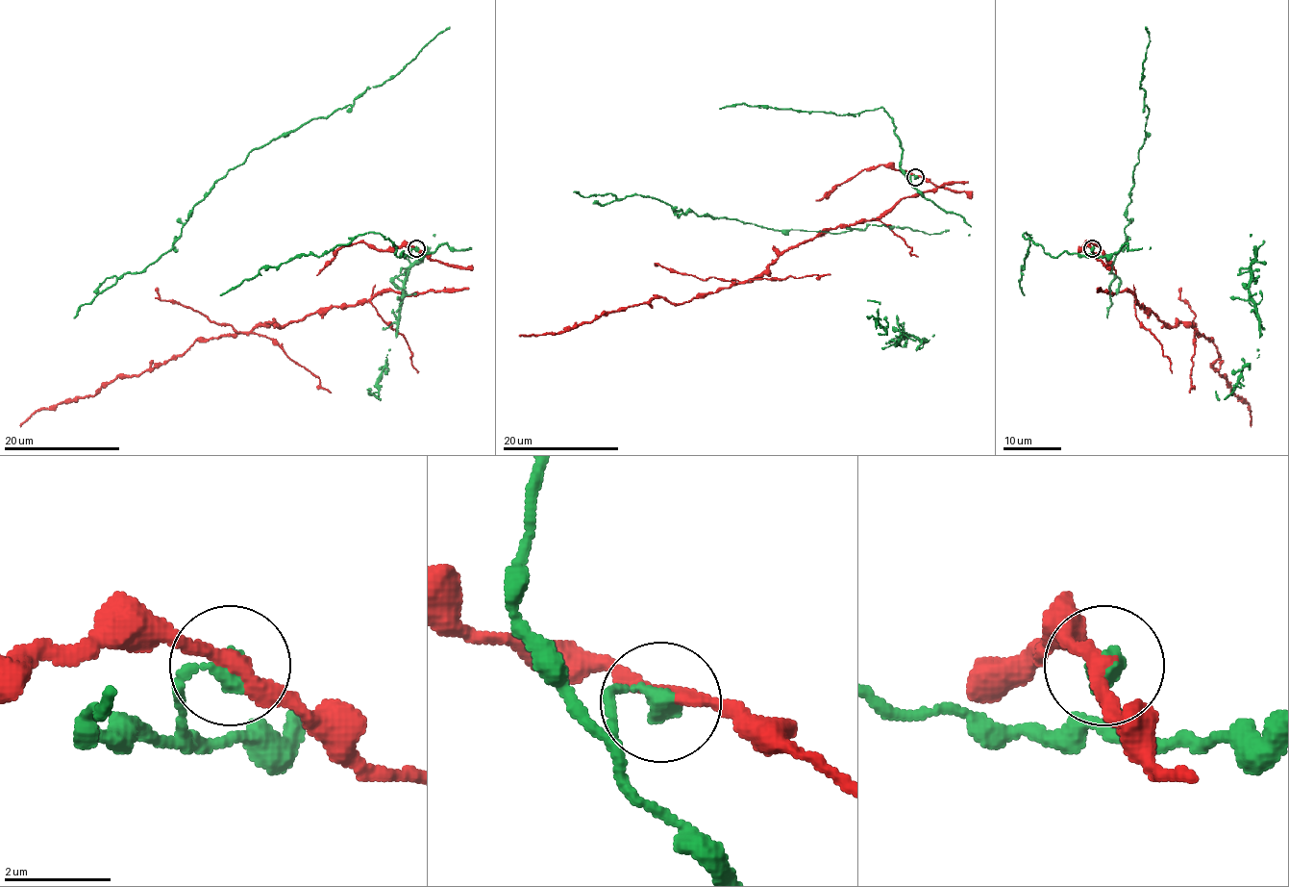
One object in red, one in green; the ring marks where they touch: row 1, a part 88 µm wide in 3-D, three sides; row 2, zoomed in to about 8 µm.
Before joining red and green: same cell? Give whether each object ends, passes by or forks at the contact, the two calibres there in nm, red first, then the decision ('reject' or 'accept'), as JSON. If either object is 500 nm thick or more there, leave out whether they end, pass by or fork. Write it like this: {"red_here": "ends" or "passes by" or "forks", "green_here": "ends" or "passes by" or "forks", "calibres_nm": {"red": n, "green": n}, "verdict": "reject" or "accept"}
{"red_here": "passes by", "green_here": "ends", "calibres_nm": {"red": 280, "green": 400}, "verdict": "reject"}

